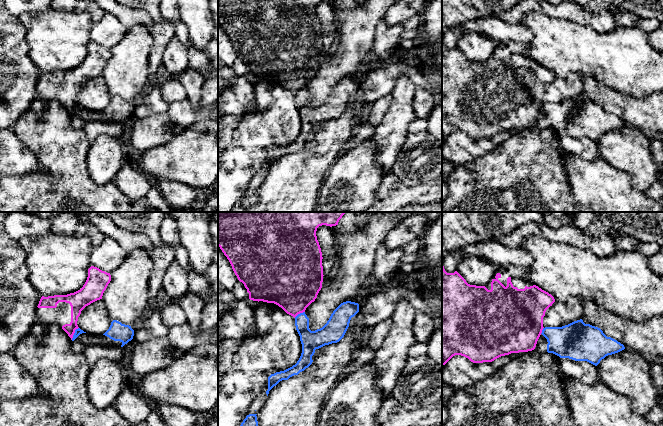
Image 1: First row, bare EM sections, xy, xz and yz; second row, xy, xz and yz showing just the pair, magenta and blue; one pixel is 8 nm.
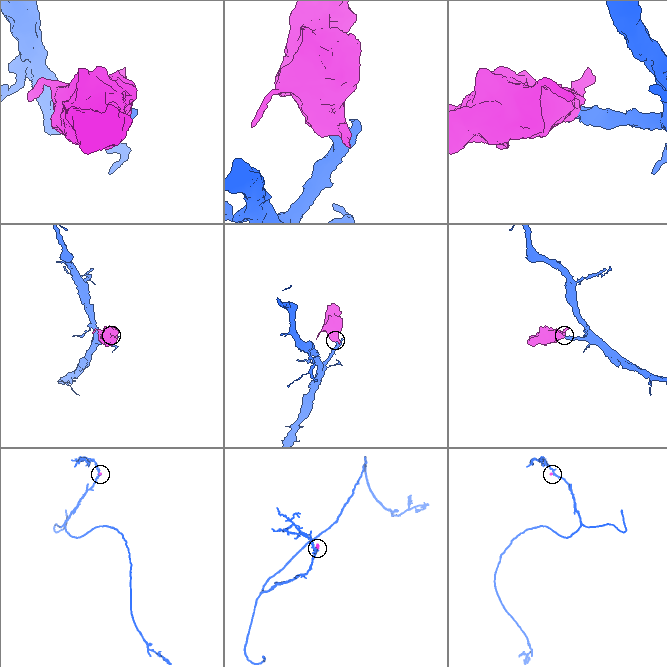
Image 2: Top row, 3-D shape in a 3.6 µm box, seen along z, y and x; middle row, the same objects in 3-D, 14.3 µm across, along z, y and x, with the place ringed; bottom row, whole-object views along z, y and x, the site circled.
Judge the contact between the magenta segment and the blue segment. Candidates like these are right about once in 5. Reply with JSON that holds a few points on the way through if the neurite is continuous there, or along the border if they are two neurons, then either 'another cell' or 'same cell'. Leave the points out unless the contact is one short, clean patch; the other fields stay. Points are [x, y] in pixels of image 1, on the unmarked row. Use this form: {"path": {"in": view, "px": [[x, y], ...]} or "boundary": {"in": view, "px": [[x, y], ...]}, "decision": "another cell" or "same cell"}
{"boundary": {"in": "xy", "px": [[78, 103], [71, 115]]}, "decision": "another cell"}

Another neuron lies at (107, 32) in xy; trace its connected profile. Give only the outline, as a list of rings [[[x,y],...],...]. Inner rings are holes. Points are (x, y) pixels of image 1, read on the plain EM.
[[[105,12],[99,22],[93,23],[90,29],[91,42],[107,49],[116,45],[128,31],[119,19],[109,12]]]

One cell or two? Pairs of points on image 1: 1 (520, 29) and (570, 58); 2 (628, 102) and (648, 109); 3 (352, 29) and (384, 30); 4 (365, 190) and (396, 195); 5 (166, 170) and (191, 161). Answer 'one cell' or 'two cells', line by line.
1: two cells
2: one cell
3: two cells
4: two cells
5: one cell

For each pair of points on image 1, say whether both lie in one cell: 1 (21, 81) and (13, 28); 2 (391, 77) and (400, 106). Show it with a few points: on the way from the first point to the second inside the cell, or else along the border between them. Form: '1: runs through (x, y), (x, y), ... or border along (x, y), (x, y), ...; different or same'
1: runs through (20, 68), (20, 64), (13, 57), (13, 41); same
2: border along (417, 86), (406, 76), (400, 76), (390, 92); different

